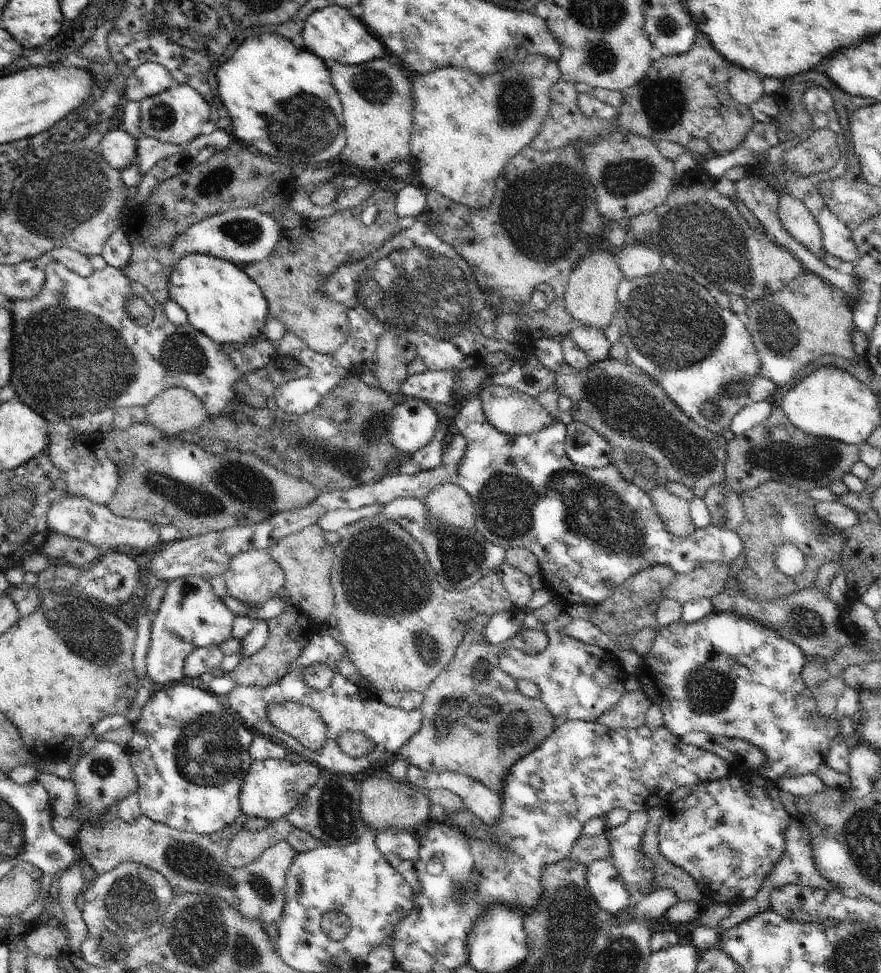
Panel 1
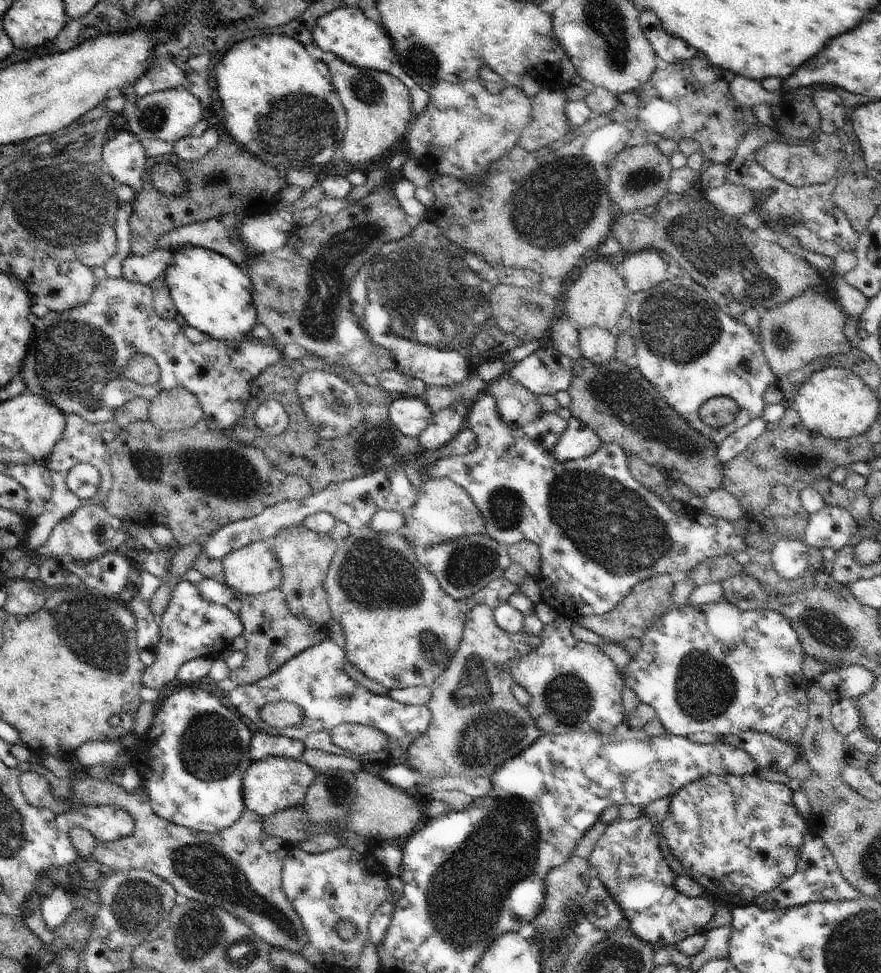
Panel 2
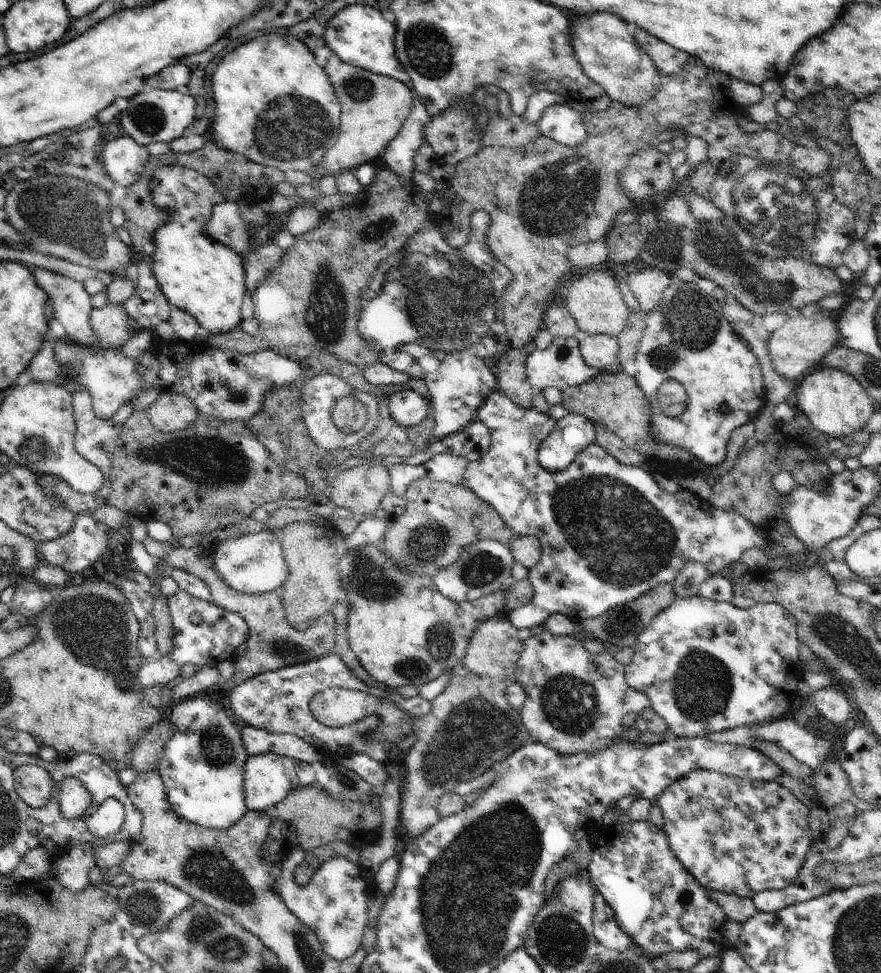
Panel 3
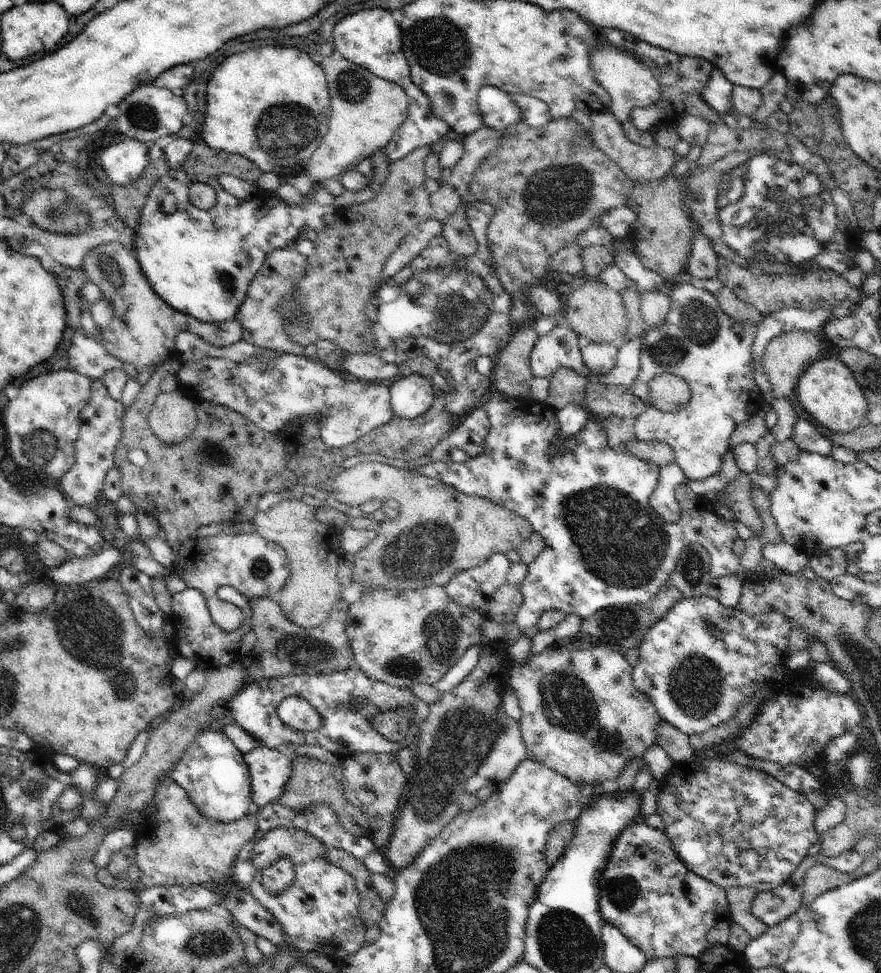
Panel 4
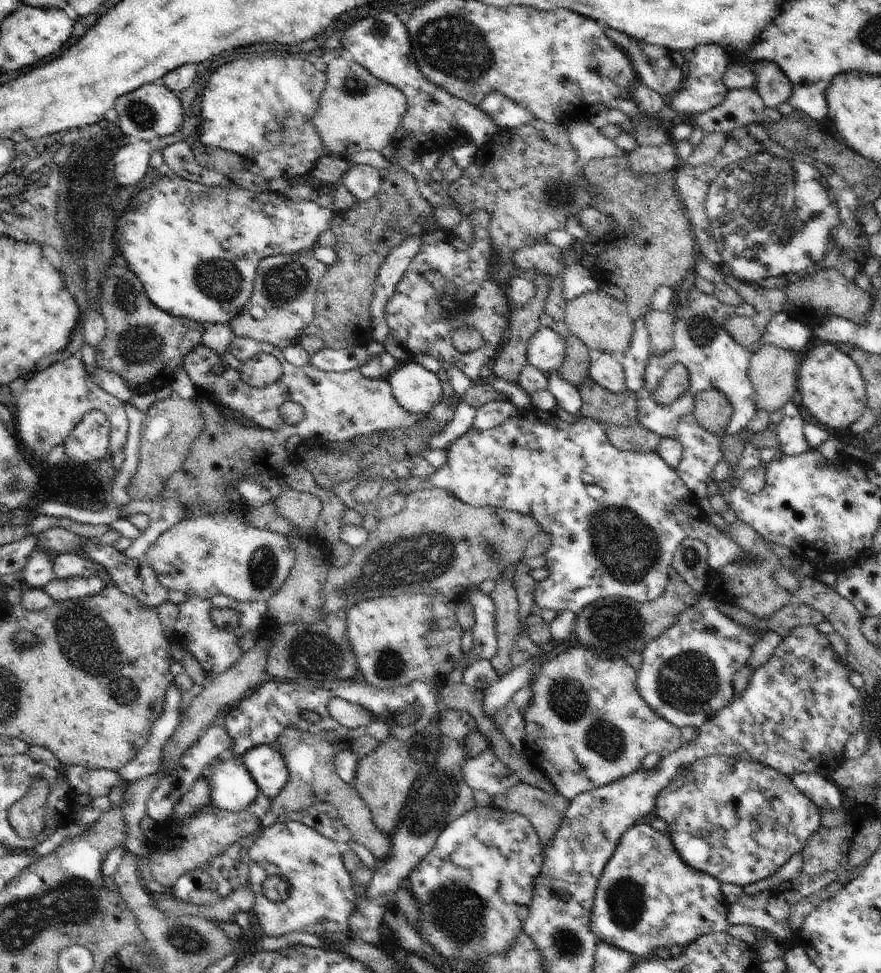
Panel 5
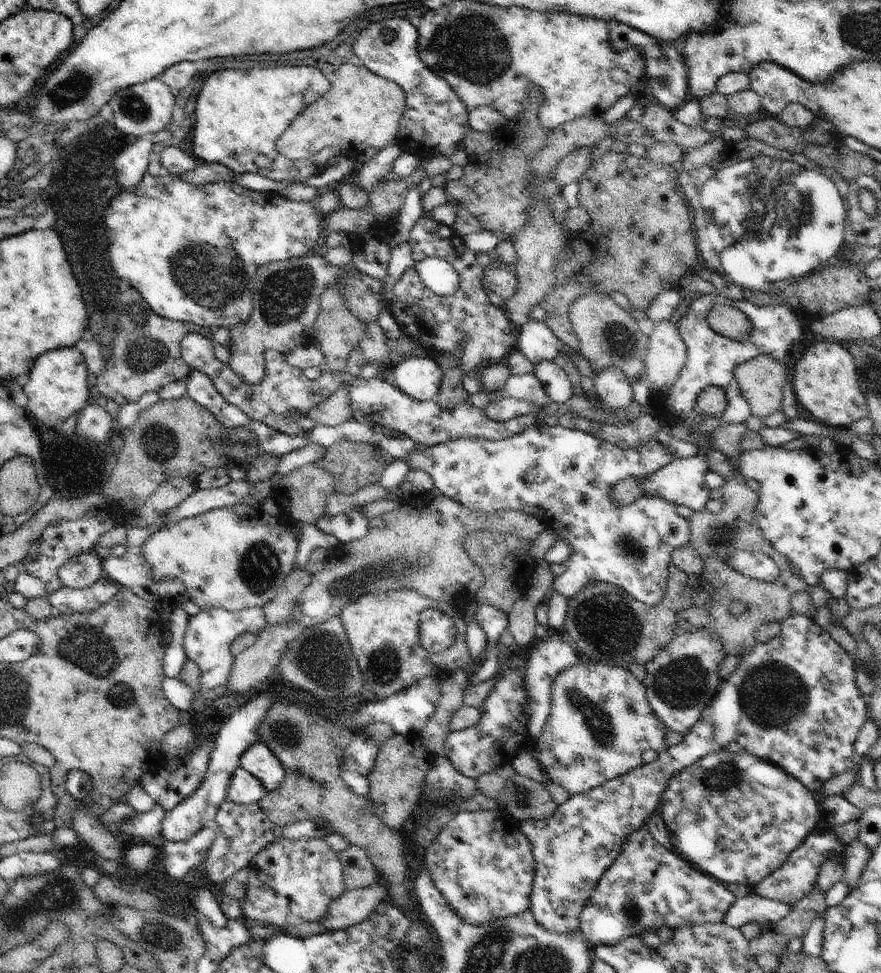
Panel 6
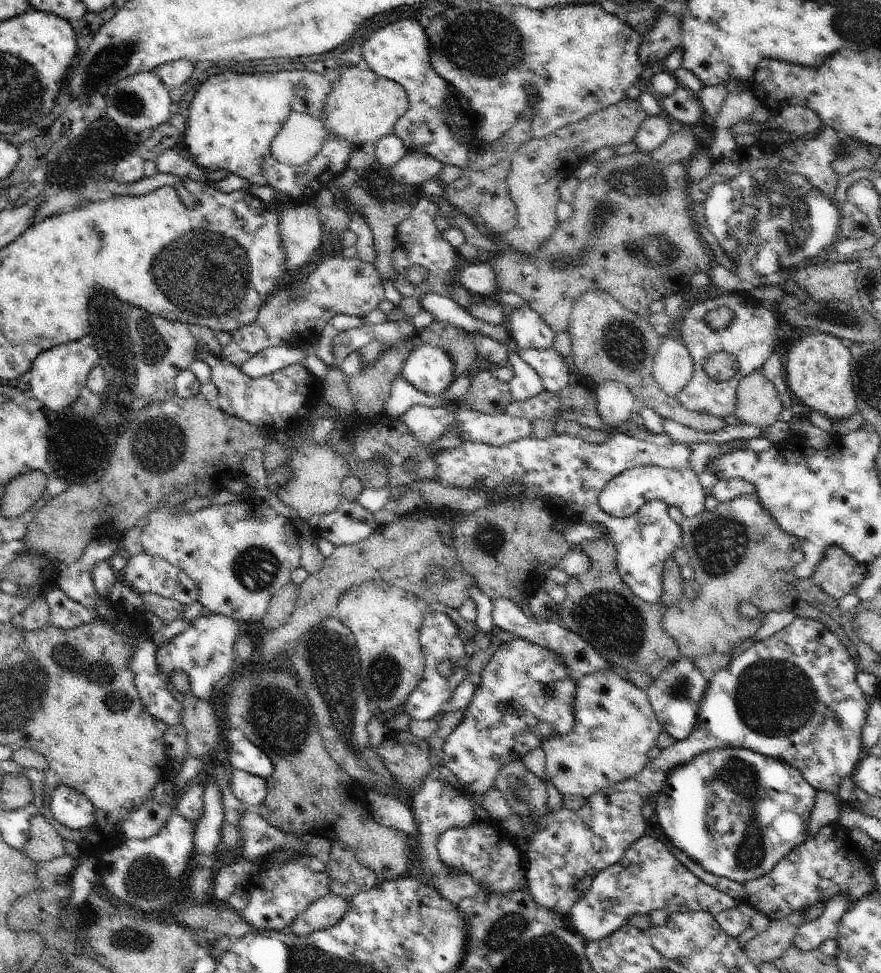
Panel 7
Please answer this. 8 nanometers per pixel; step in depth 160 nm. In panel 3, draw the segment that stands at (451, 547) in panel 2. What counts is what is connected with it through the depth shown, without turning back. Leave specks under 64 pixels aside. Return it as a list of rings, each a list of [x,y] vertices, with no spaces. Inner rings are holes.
[[[482,539],[461,551],[458,560],[443,568],[432,580],[436,588],[454,602],[475,601],[502,588],[511,577],[514,563],[514,557],[506,543]]]

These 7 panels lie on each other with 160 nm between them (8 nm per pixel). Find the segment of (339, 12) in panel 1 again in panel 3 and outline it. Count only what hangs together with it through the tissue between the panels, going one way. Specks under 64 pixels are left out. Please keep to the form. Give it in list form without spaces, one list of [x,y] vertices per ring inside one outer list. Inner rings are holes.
[[[355,4],[344,8],[328,22],[324,40],[327,46],[346,64],[369,70],[377,75],[395,78],[412,90],[412,81],[402,68],[395,51],[396,29],[395,24],[386,20],[377,8]],[[410,114],[394,140],[380,156],[388,169],[400,174],[401,179],[410,179],[414,169],[414,156],[426,142],[424,129],[431,121],[429,114]]]

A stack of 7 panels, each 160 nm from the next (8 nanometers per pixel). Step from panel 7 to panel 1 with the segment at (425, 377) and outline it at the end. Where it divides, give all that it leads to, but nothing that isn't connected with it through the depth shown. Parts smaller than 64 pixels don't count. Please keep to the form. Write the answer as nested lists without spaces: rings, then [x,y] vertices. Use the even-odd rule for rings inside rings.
[[[408,397],[391,410],[390,438],[397,448],[397,455],[416,452],[432,440],[440,415],[426,401]]]

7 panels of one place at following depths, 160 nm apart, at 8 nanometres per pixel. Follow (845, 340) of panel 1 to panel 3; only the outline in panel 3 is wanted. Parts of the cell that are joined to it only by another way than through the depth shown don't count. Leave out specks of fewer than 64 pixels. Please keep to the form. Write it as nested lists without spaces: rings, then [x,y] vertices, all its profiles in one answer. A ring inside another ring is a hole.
[[[814,307],[800,311],[790,309],[788,315],[789,320],[770,334],[767,345],[774,370],[787,381],[796,383],[798,378],[806,376],[826,354],[839,345],[838,324],[834,318]]]

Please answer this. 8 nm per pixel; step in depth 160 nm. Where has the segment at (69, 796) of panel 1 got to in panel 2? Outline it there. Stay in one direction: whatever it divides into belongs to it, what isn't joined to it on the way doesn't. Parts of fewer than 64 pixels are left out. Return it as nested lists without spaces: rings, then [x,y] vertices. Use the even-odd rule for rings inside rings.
[[[25,770],[19,778],[19,785],[26,792],[26,799],[35,807],[51,809],[52,812],[61,813],[76,803],[83,805],[117,804],[126,812],[129,812],[135,820],[135,829],[130,836],[117,841],[103,842],[96,845],[91,858],[114,871],[129,871],[130,869],[148,869],[154,874],[168,880],[176,889],[179,900],[200,901],[210,906],[223,908],[236,918],[243,920],[252,932],[271,947],[284,948],[288,952],[301,952],[309,943],[309,934],[305,929],[300,916],[290,904],[287,896],[282,892],[283,888],[283,860],[288,856],[289,844],[280,837],[271,837],[263,833],[262,816],[248,808],[240,814],[240,818],[220,832],[210,834],[194,830],[168,819],[160,818],[151,807],[151,800],[146,785],[140,785],[133,791],[127,791],[122,785],[112,783],[112,779],[99,781],[94,777],[88,777],[83,781],[76,780],[73,783],[73,800],[68,803],[58,800],[48,779],[35,770]]]

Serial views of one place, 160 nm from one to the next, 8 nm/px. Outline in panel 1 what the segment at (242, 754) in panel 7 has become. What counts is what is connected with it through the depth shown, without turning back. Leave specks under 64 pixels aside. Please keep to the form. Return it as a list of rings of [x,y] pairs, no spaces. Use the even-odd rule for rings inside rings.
[[[268,759],[254,761],[241,787],[240,810],[247,817],[265,818],[271,821],[286,817],[301,798],[318,782],[319,766],[306,761]]]

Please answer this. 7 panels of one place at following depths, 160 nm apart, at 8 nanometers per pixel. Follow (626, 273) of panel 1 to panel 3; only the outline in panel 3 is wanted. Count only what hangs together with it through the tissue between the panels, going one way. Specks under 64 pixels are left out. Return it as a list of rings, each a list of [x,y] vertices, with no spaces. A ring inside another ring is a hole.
[[[644,265],[638,271],[632,271],[626,279],[627,285],[638,300],[644,316],[653,313],[661,300],[665,290],[671,285],[670,276],[660,269]]]

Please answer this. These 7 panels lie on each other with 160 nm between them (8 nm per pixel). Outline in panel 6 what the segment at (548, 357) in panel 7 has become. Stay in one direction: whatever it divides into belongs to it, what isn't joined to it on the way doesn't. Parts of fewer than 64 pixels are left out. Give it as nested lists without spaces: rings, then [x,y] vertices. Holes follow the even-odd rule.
[[[559,360],[536,363],[533,372],[542,383],[548,398],[554,402],[562,404],[573,395],[571,380]]]

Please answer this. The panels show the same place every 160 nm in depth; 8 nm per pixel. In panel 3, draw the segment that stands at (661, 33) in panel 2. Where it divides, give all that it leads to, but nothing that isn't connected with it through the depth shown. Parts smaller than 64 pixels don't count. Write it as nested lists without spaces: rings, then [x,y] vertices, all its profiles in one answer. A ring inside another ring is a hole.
[[[636,30],[632,36],[637,45],[641,46],[650,55],[660,72],[661,78],[676,74],[688,60],[686,52],[680,52],[680,50],[656,40],[654,36],[650,36],[644,30]]]

